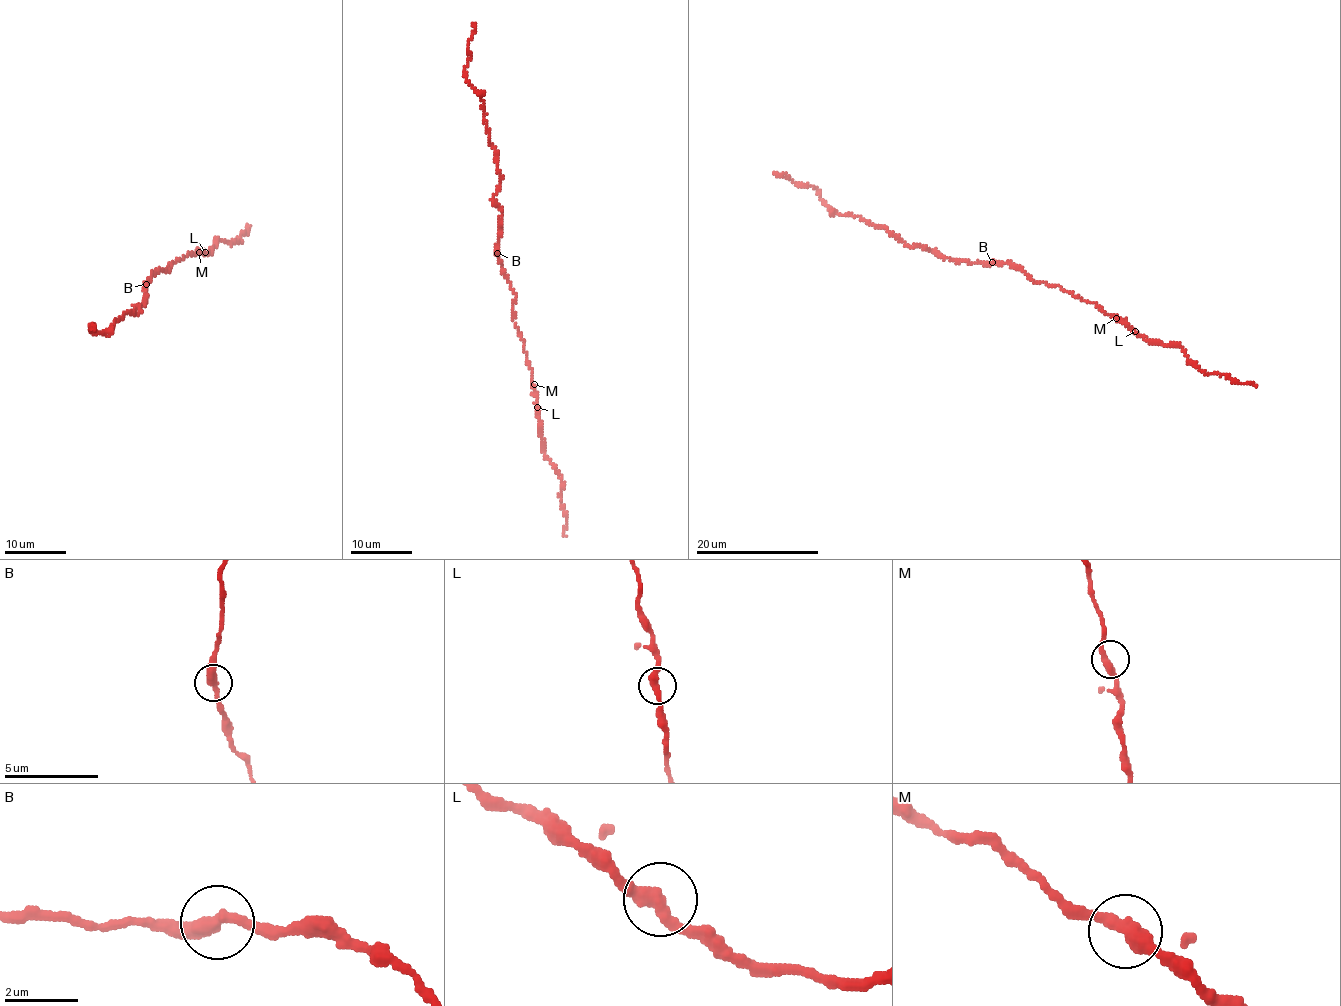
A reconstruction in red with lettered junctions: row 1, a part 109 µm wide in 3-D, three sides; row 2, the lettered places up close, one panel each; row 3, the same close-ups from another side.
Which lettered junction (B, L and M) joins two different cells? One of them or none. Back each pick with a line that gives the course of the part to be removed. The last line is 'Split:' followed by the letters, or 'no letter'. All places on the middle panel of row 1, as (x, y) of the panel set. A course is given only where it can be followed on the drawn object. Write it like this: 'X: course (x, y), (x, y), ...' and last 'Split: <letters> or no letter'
Split: no letter

